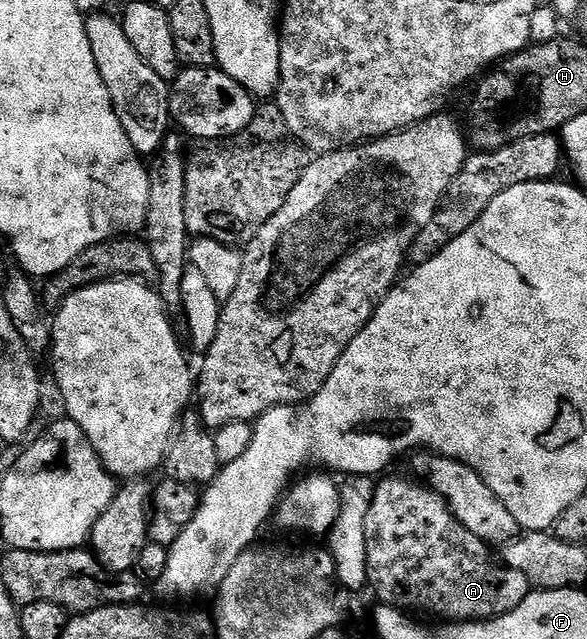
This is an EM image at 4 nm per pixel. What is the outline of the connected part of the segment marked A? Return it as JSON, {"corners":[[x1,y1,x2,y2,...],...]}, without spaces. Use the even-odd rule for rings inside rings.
{"corners":[[398,475,392,476,391,479,386,478,382,477,377,480,377,483,379,482,378,488,375,489,374,495,369,496,368,517,364,521,364,541,368,545,368,561,366,562,368,565,368,583,371,588,374,586,375,593,382,598,379,600,385,606,397,607,407,613,419,611,422,615,435,615,438,621,468,623,495,619,504,613,512,613,512,609,516,609,516,605,520,605,520,601,524,601,524,597,530,595,532,588,528,577,524,577,524,573,499,562,490,544,485,543,480,537,476,537,476,533,468,533,468,529,464,525,460,525,460,521,450,512,446,502,431,487,427,487,425,483,415,481,413,478,410,478,411,480,401,479]]}

